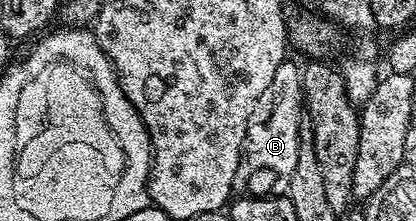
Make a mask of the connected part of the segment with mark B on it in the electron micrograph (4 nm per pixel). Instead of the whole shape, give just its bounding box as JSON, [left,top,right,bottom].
[236,58,304,196]

